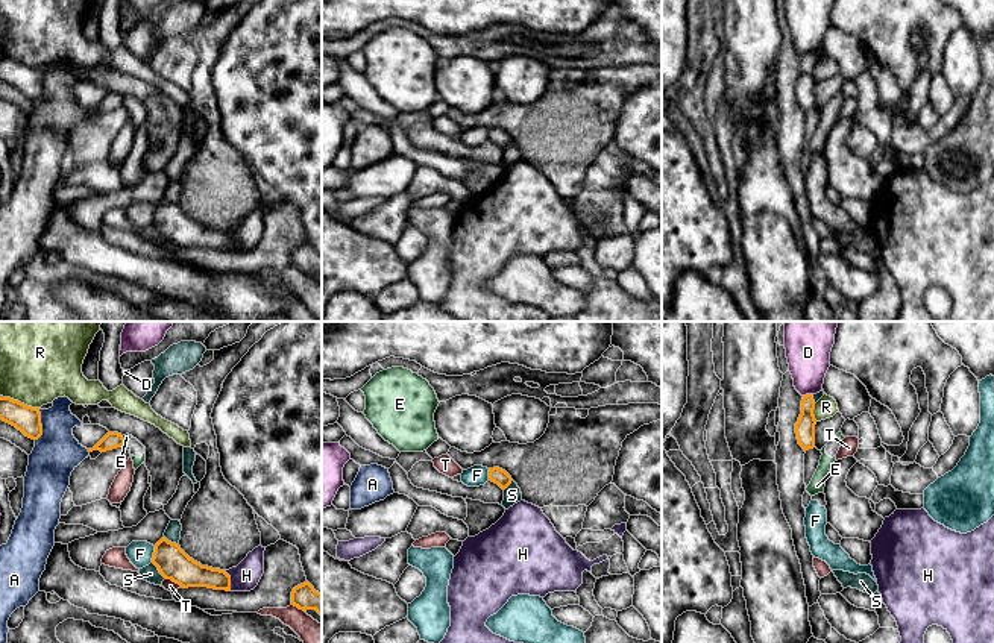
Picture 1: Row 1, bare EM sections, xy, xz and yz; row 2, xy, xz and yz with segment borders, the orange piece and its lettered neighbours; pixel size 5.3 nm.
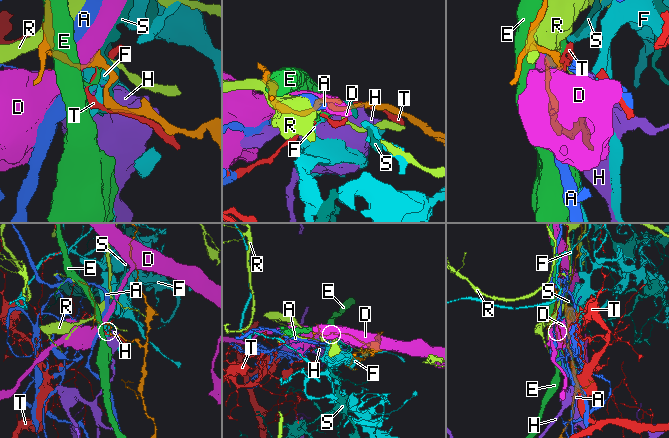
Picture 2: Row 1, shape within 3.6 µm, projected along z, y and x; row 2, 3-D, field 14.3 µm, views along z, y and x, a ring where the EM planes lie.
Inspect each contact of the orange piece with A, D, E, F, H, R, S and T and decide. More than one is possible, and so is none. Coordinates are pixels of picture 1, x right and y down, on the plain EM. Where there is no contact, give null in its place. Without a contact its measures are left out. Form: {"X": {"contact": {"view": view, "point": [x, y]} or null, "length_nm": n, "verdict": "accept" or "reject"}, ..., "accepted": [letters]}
{"A": {"contact": {"view": "xy", "point": [41, 85]}, "length_nm": 180, "verdict": "reject"}, "D": {"contact": {"view": "yz", "point": [806, 55]}, "length_nm": 50, "verdict": "reject"}, "E": {"contact": {"view": "xy", "point": [123, 100]}, "length_nm": 60, "verdict": "reject"}, "F": {"contact": {"view": "xy", "point": [154, 214]}, "length_nm": 90, "verdict": "reject"}, "H": {"contact": {"view": "xy", "point": [229, 241]}, "length_nm": 120, "verdict": "reject"}, "R": {"contact": {"view": "xy", "point": [20, 62]}, "length_nm": 200, "verdict": "reject"}, "S": {"contact": {"view": "xy", "point": [158, 229]}, "length_nm": 120, "verdict": "reject"}, "T": {"contact": {"view": "xy", "point": [173, 241]}, "length_nm": 100, "verdict": "reject"}, "accepted": []}

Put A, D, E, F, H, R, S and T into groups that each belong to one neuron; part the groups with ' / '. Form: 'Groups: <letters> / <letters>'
Groups: A / D / E / F / H / R / S / T

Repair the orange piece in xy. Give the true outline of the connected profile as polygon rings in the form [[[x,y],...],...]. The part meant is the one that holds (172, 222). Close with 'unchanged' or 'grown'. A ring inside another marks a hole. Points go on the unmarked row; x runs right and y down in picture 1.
[[[165,197],[155,205],[152,223],[165,240],[184,249],[208,247],[231,252],[231,237],[225,231],[202,226]]] | unchanged

